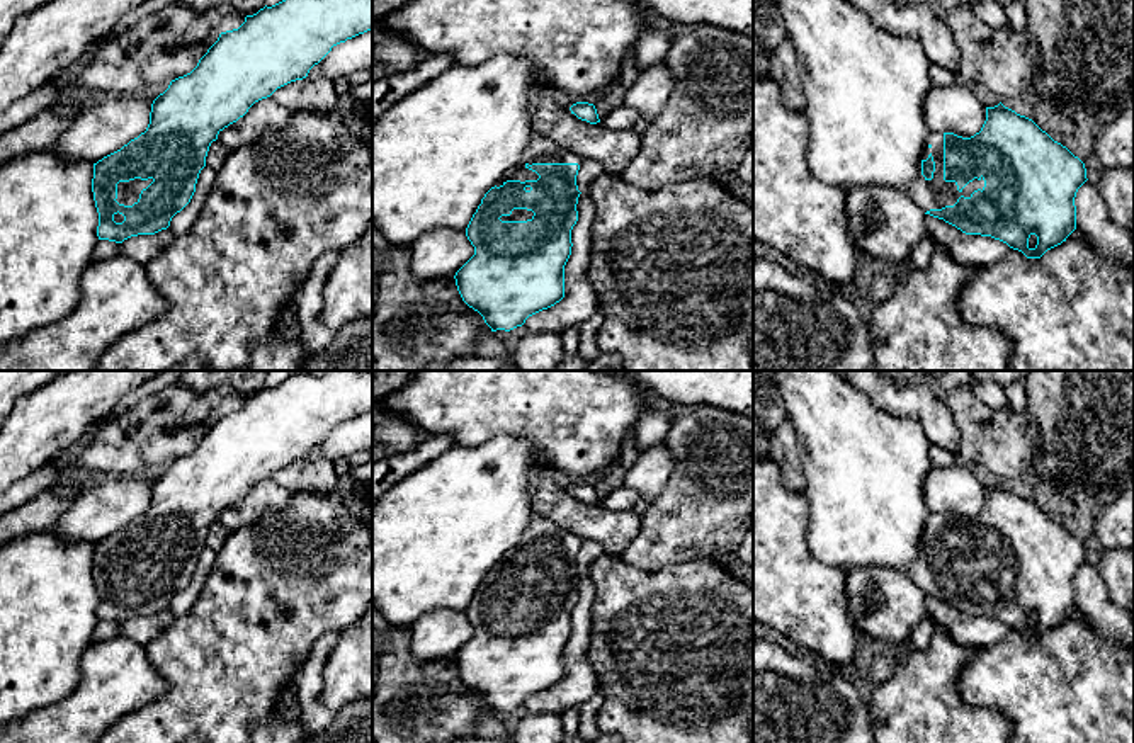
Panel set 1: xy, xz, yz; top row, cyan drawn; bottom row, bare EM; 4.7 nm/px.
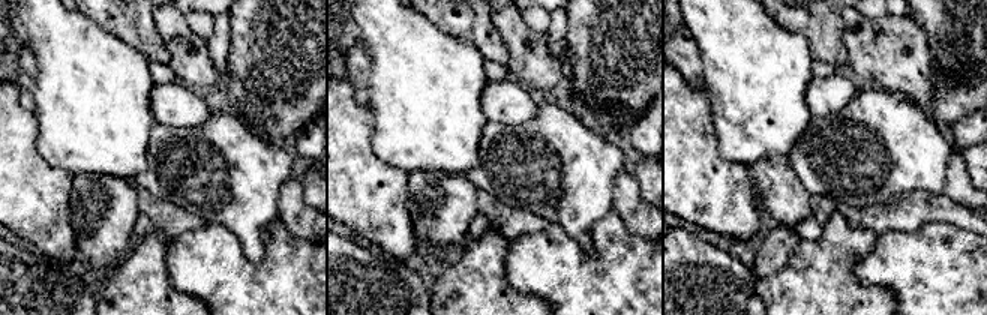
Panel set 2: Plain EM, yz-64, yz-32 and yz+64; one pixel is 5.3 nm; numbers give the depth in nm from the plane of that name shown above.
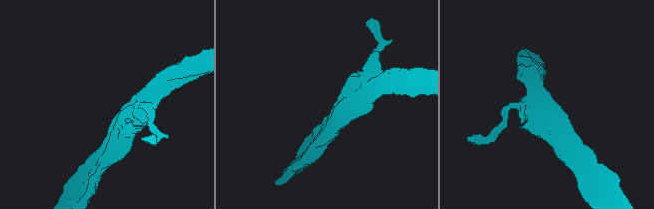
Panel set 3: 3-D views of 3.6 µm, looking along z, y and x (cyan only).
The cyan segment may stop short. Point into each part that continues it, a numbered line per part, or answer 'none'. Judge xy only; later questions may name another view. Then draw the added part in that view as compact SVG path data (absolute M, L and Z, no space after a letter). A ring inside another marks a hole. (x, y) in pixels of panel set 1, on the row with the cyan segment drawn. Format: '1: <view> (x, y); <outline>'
1: xy (128, 192); M134 179L129 182L119 182L116 201L124 206L133 206L134 202L138 202L141 190L146 189L151 182L153 179L148 180Z

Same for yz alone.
1: yz (927, 194); M930 133L927 145L921 151L921 160L933 156L935 172L933 179L927 180L921 173L906 189L906 196L923 211L942 209L945 206L954 206L961 196L971 197L978 189L983 190L983 177L969 182L961 192L955 182L944 180L944 133Z

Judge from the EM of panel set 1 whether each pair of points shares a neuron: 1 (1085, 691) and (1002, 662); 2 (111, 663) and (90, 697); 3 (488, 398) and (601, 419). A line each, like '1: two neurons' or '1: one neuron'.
1: one neuron
2: one neuron
3: one neuron

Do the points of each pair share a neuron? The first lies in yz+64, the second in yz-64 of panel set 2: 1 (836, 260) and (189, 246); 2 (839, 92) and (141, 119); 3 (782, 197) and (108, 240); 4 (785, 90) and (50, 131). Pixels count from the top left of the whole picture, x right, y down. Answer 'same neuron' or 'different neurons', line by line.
1: different neurons
2: different neurons
3: same neuron
4: same neuron

